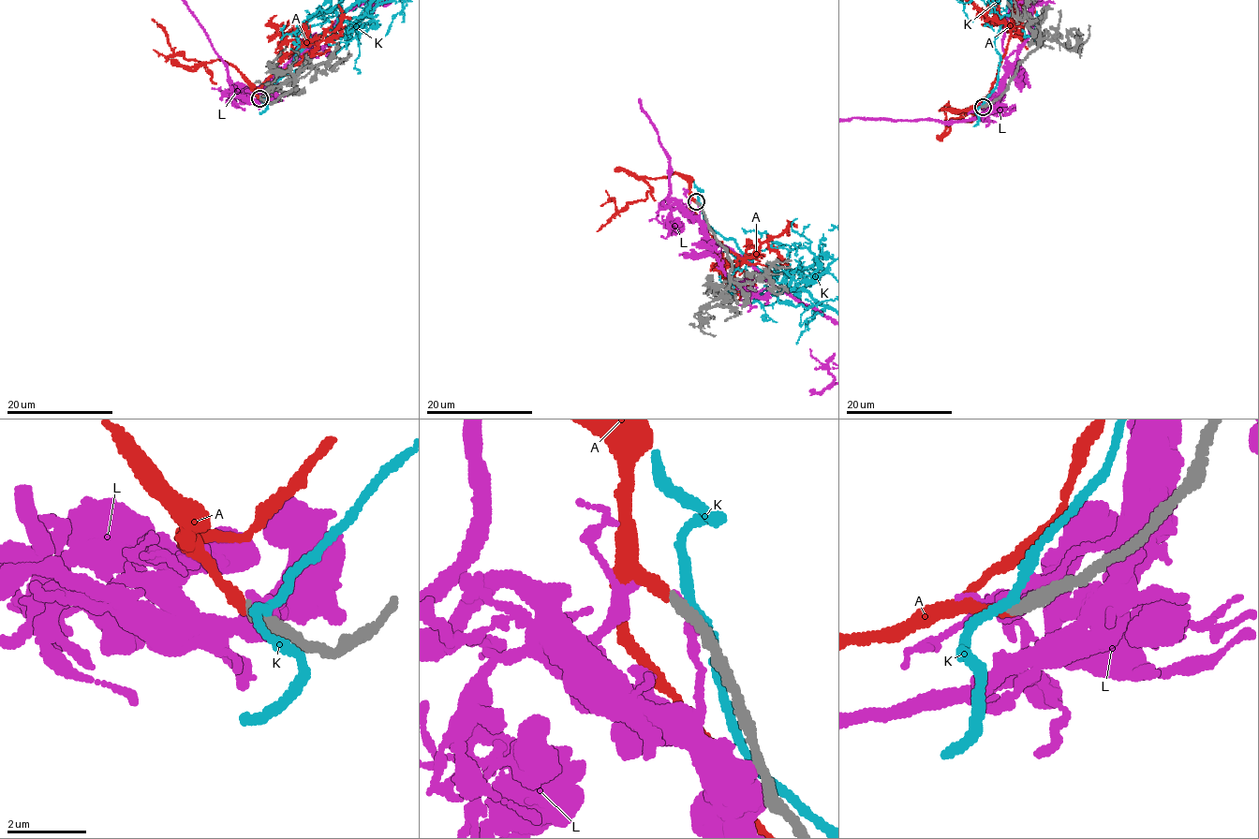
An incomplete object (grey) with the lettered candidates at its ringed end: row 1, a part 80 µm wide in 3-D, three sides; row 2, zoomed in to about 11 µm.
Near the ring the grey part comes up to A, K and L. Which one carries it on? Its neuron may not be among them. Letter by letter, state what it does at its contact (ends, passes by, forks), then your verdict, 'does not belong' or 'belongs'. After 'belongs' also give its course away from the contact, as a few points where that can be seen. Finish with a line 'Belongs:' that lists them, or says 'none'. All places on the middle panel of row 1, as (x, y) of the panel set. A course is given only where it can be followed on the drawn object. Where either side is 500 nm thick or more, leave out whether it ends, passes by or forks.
A: it ends | belongs | via (695, 201), (687, 177), (675, 173), (641, 178), (648, 184), (645, 199), (619, 213), (614, 199), (600, 206)
K: it passes by | does not belong
L: it ends | does not belong
Belongs: A

